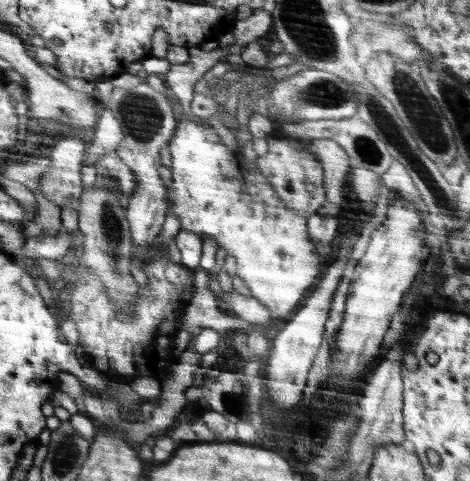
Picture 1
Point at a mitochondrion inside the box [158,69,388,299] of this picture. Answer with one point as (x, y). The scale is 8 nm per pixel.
(326, 93)

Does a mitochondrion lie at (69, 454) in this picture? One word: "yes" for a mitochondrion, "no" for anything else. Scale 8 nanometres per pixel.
yes

